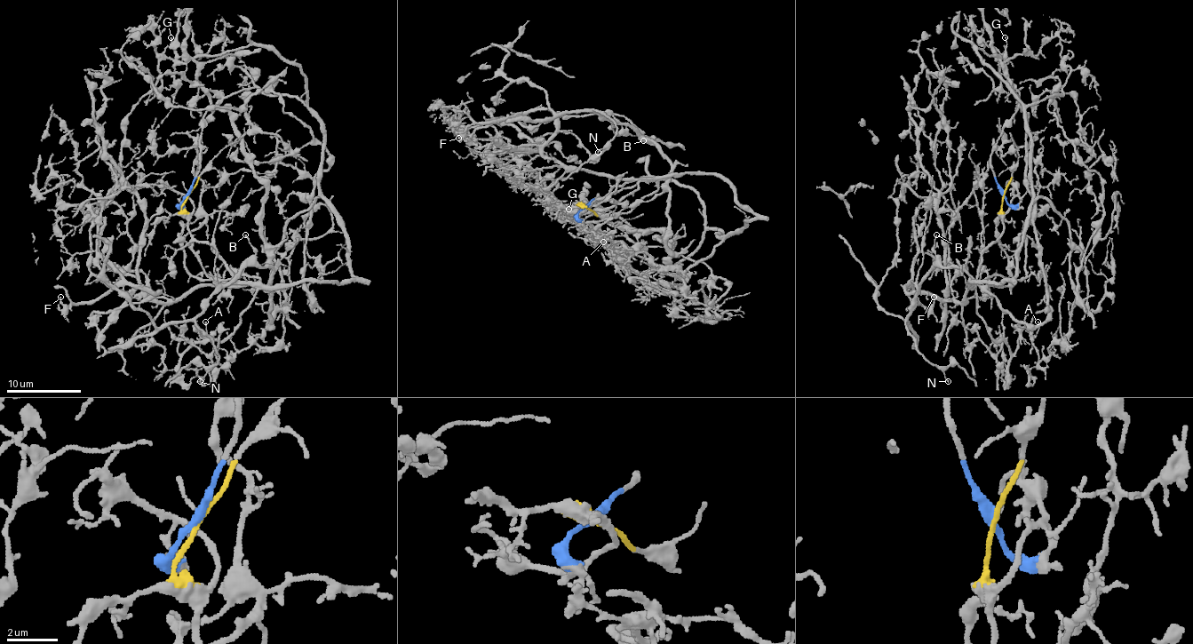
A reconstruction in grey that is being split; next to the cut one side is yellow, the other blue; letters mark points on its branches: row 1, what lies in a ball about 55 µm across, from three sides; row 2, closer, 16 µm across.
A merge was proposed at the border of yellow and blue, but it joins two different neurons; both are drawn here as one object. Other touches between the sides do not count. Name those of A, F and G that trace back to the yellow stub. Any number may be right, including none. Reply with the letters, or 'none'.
A, F

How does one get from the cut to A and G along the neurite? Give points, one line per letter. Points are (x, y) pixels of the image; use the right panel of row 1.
A: (1004, 194), (969, 282), (1012, 280), (1043, 198), (1069, 224), (1075, 302), (1037, 365), (1037, 322)
G: (1004, 194), (991, 168), (991, 152), (1019, 105), (1008, 70), (998, 59), (1004, 55), (1004, 36)

